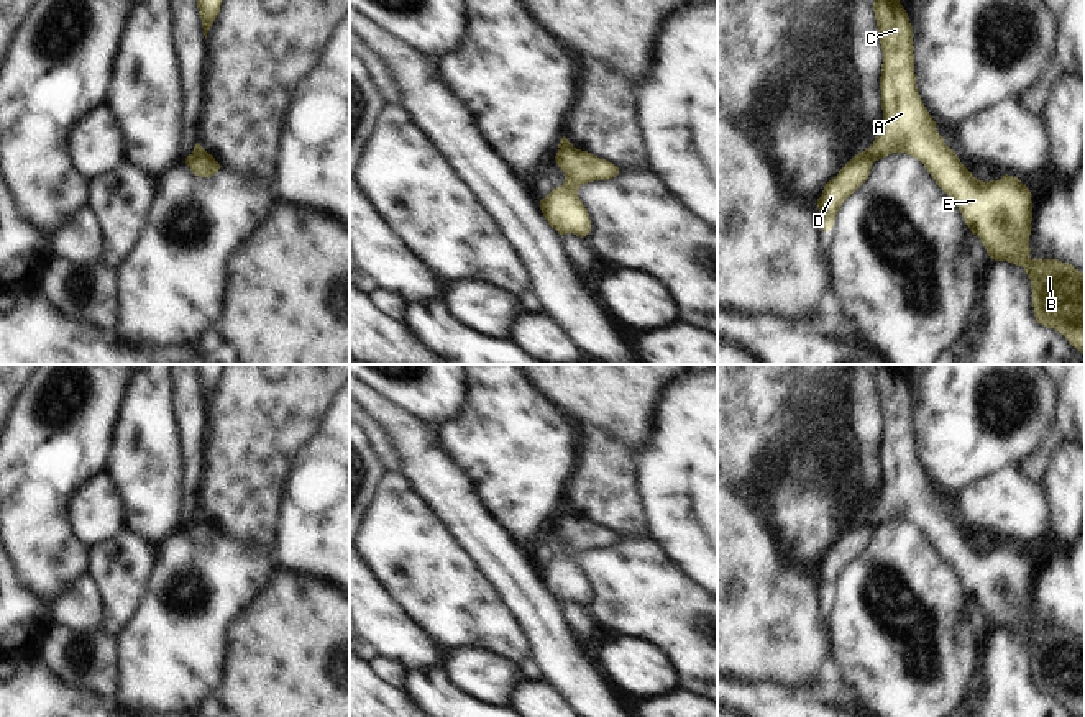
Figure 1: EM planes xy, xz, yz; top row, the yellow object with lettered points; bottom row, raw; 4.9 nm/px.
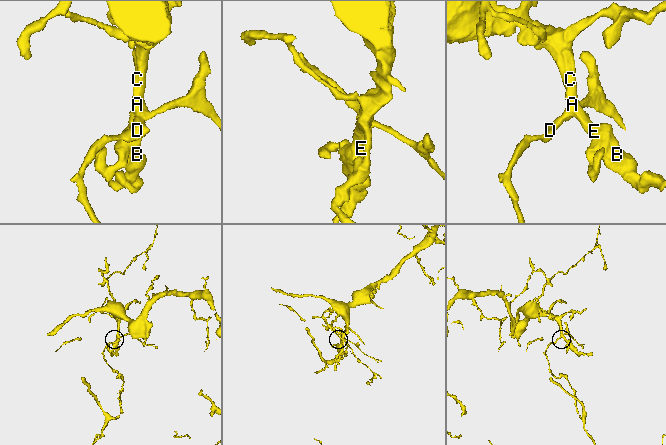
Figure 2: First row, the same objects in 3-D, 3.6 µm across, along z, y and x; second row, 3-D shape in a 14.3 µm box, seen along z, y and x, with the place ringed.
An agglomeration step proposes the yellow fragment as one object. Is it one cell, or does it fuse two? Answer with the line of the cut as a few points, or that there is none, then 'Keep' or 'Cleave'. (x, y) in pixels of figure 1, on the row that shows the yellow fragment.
Split along yz (865, 150), (874, 161). Cleave.

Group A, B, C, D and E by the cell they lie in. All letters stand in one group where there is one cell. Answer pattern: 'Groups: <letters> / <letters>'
Groups: A B C E / D.

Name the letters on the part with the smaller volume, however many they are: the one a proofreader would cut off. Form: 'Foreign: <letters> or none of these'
Foreign: D

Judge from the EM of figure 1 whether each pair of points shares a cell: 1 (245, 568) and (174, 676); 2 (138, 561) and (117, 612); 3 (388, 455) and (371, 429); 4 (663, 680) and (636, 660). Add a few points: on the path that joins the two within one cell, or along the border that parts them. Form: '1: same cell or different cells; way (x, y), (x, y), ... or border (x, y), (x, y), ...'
1: same cell; way (219, 594), (212, 602), (210, 612), (174, 650)
2: same cell; way (130, 575), (122, 583), (120, 599)
3: same cell; way (383, 448), (376, 435)
4: same cell; way (657, 676), (642, 666)

